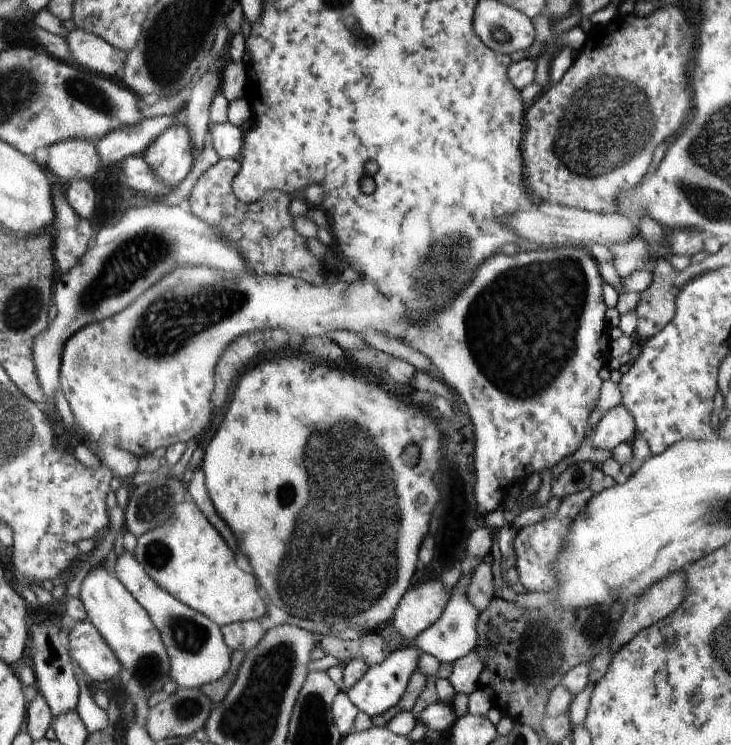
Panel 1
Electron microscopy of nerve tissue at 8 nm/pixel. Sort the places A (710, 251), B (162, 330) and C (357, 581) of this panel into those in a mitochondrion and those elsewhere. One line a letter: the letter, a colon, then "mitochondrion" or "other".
A: other
B: mitochondrion
C: mitochondrion

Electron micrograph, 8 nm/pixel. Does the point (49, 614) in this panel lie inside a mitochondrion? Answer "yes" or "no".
no

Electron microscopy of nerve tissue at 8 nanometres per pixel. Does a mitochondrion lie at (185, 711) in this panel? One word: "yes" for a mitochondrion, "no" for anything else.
yes

